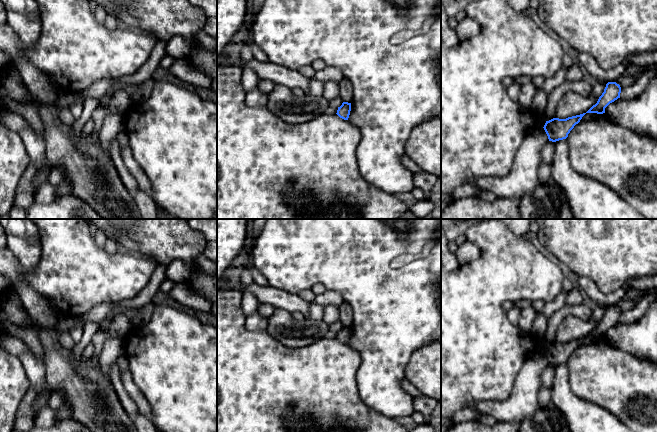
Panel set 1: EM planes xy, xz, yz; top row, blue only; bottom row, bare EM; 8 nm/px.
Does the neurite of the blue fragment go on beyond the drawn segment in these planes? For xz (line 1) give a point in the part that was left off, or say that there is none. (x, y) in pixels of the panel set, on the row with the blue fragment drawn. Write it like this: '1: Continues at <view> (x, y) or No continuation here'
1: No continuation here

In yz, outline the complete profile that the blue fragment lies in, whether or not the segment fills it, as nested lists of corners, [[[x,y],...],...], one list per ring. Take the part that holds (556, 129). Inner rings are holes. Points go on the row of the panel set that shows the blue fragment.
[[[583,113],[568,117],[566,119],[553,118],[549,121],[546,121],[543,128],[548,136],[549,141],[556,142],[566,139],[570,131],[576,124],[580,122],[585,114],[586,113]]]

